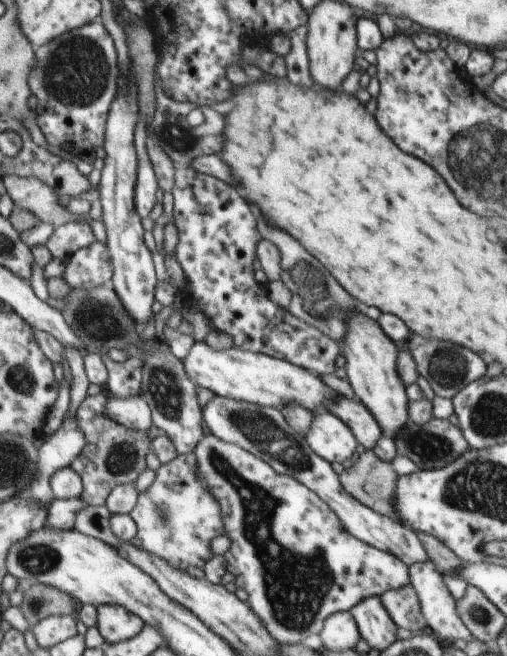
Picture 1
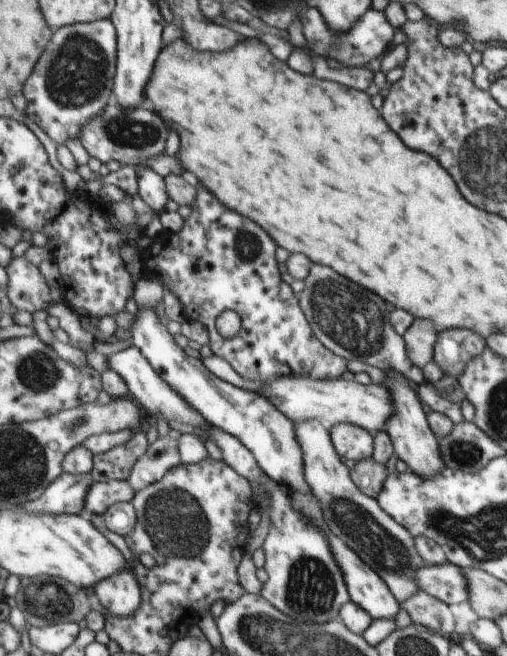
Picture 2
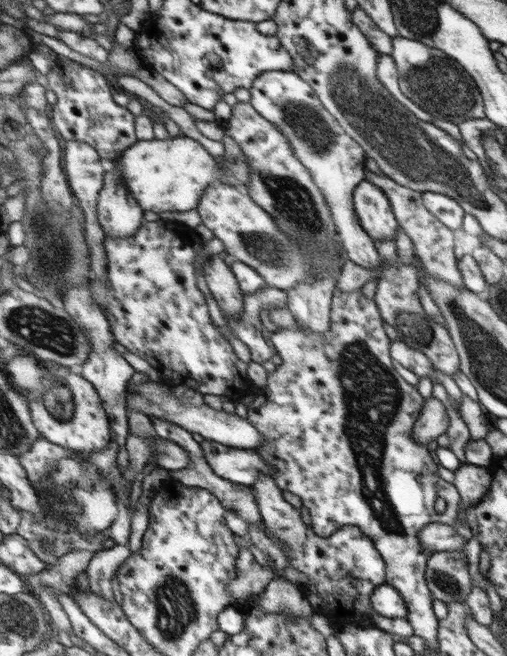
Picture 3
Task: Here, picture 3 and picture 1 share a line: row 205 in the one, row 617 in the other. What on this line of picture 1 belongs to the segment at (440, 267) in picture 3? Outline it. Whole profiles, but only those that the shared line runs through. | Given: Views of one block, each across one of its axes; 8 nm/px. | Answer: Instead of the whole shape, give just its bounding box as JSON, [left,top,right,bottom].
[380,585,429,634]

